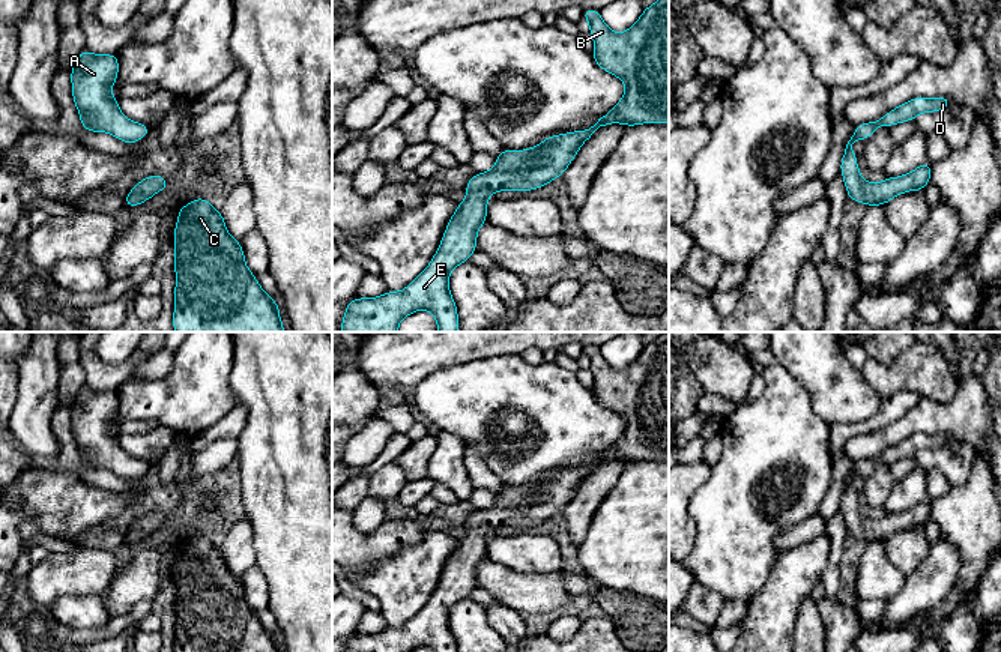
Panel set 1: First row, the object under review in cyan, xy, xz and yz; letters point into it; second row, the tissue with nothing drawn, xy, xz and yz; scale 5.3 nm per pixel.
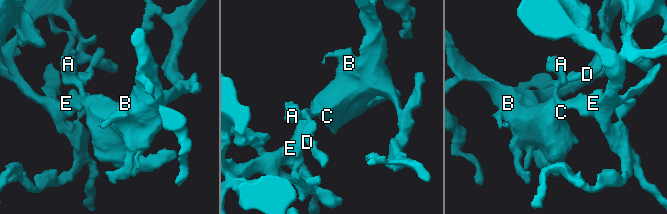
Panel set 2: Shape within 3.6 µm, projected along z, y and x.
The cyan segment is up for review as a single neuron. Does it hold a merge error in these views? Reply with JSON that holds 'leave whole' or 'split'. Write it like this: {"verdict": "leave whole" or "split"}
{"verdict": "leave whole"}

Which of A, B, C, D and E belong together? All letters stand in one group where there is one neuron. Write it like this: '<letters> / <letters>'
A B C D E

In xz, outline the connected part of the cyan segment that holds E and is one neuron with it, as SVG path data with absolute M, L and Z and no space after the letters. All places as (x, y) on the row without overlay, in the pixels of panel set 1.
M661 332L654 341L645 344L640 355L622 370L609 365L600 346L583 346L582 355L589 359L589 370L594 374L595 401L625 419L622 436L589 466L552 472L525 487L504 484L491 506L475 509L467 517L466 535L457 541L428 602L401 628L388 626L377 634L352 635L346 641L344 652L409 652L419 646L430 647L433 652L458 652L449 628L449 610L458 601L469 598L478 586L476 571L487 559L487 538L493 529L534 527L549 521L565 509L576 490L600 463L621 460L631 464L642 460L669 460L669 332Z

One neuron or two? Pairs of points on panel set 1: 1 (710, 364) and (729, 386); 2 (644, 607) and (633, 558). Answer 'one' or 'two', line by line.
1: one
2: two

